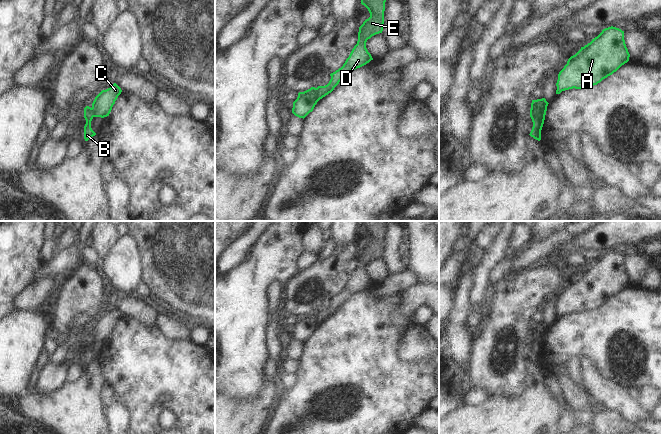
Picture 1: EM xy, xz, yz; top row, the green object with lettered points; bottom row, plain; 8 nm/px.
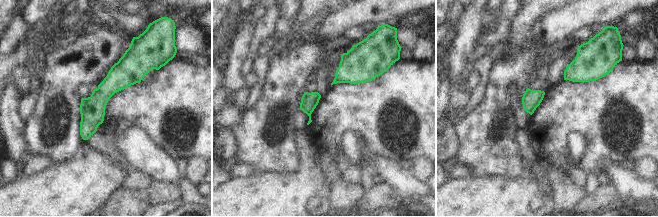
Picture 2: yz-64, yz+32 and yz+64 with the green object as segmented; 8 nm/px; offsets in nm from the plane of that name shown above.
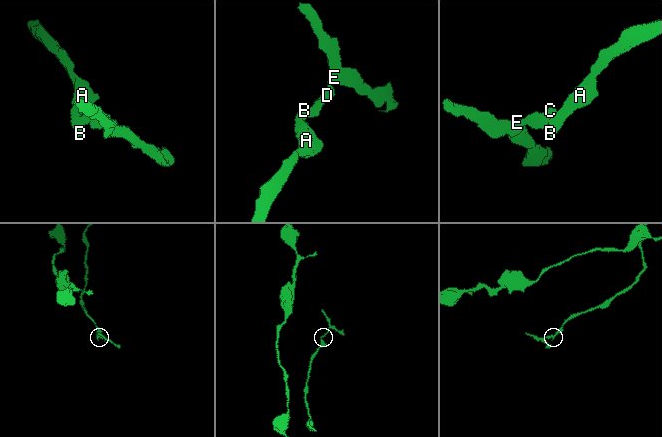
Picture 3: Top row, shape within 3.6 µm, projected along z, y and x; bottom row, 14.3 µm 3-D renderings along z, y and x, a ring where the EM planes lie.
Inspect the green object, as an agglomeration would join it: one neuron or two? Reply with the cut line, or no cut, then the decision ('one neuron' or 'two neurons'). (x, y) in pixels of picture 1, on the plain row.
cut yz (548, 327), (537, 338), (530, 338); two neurons

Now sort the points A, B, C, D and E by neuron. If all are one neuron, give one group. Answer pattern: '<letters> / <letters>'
A B / C D E

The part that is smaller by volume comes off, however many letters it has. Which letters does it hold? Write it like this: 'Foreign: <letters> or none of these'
Foreign: C, D, E

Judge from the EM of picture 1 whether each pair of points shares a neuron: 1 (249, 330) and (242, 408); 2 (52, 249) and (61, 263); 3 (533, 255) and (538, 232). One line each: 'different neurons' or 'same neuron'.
1: different neurons
2: different neurons
3: different neurons

